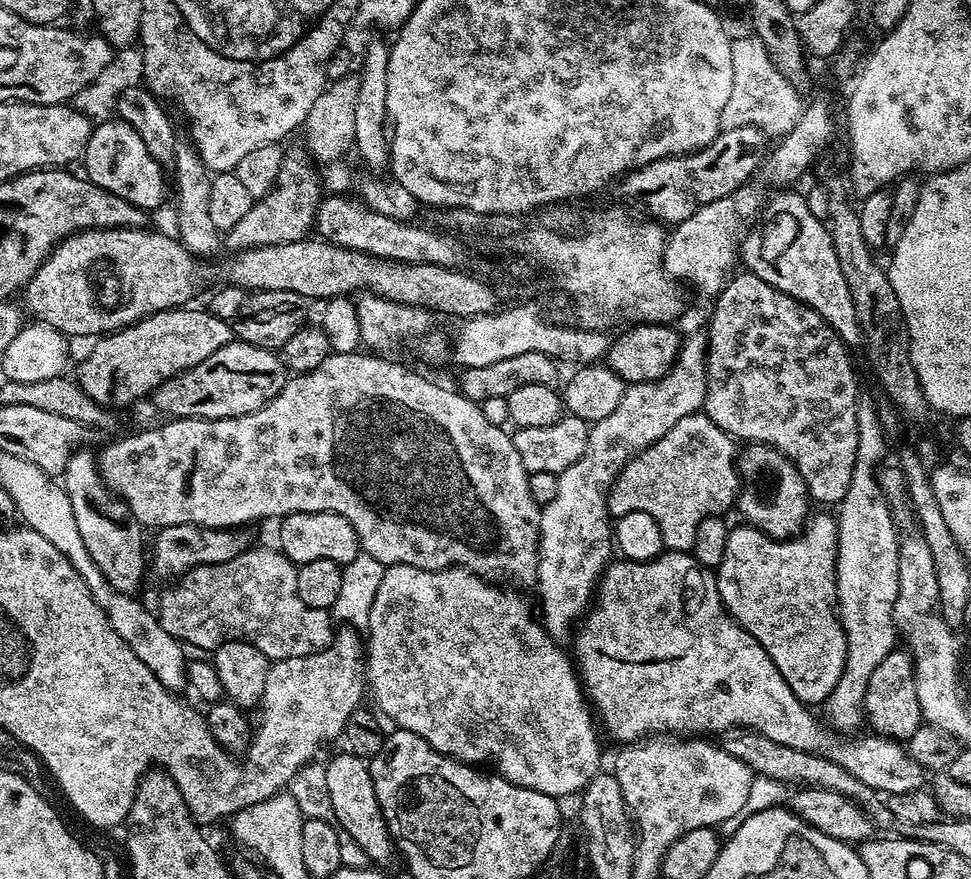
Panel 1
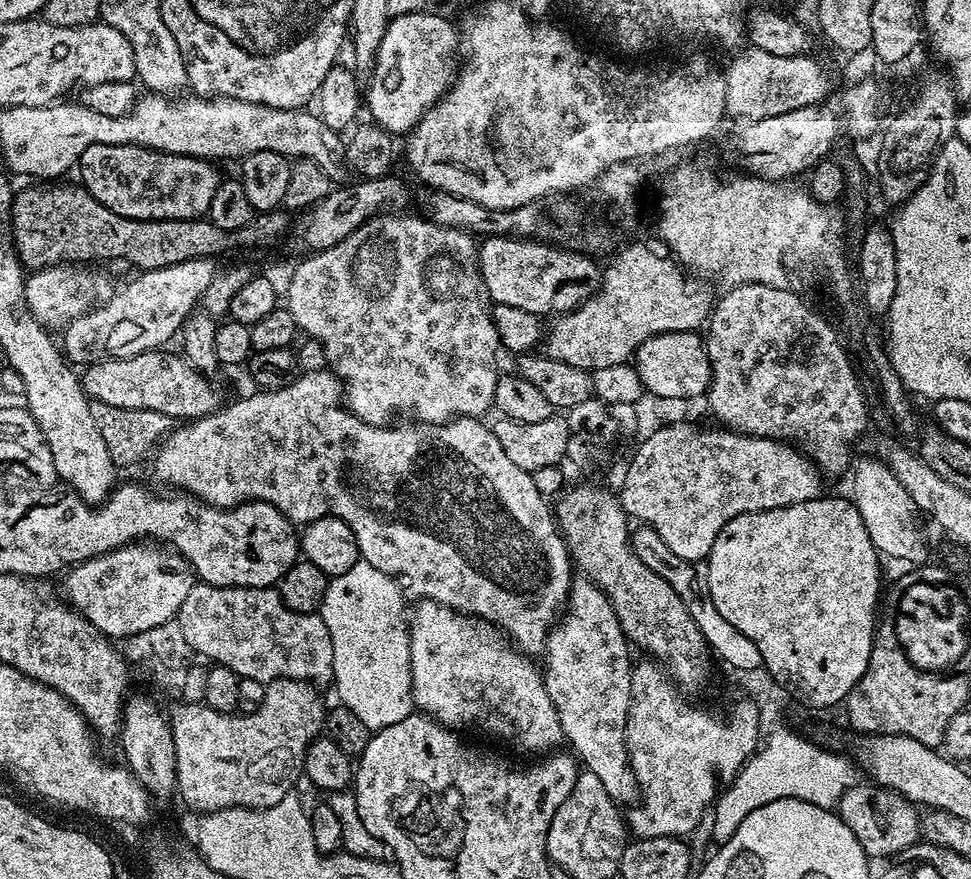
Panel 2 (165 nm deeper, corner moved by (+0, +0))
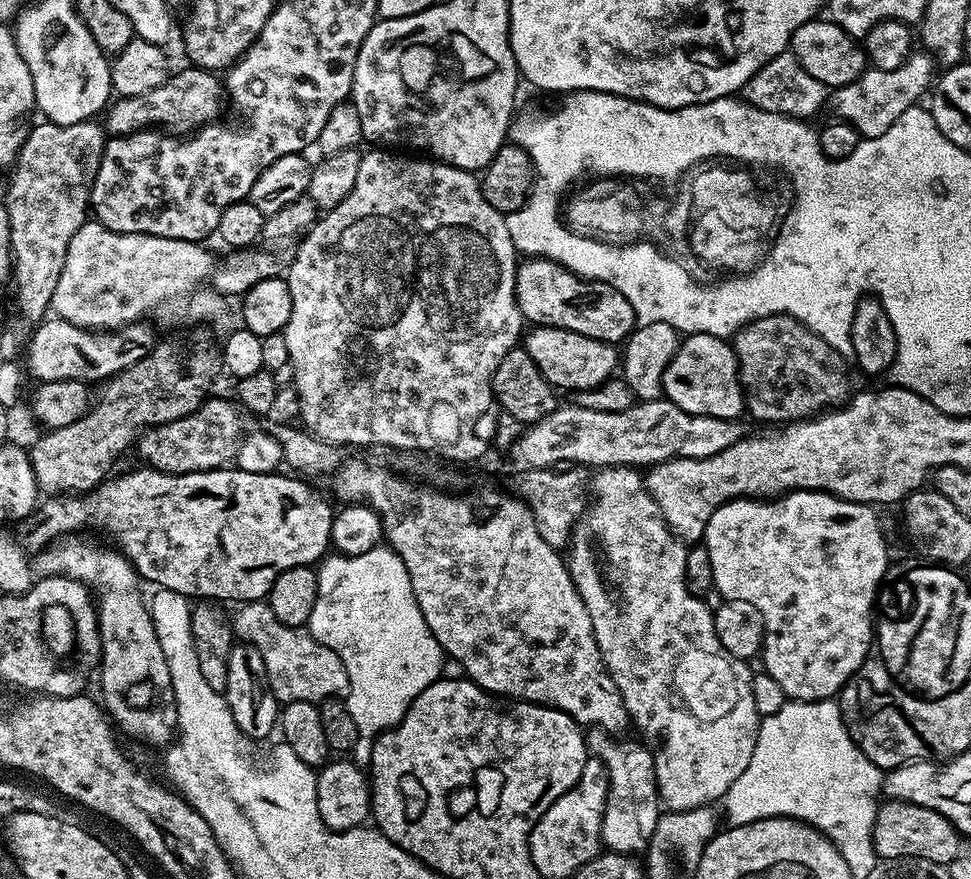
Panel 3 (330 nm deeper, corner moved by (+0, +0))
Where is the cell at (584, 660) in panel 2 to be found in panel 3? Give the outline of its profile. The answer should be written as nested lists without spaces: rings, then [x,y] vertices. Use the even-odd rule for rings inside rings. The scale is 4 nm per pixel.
[[[592,730],[586,736],[591,755],[600,760],[608,771],[608,797],[604,820],[600,823],[603,847],[627,856],[647,853],[658,818],[662,815],[660,791],[656,788],[656,761],[648,748],[632,740],[613,738],[607,732]]]

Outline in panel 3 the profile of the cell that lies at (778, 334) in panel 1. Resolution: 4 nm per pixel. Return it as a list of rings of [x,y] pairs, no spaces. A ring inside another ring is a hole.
[[[773,314],[744,325],[734,337],[736,365],[740,367],[740,383],[744,385],[746,412],[756,420],[795,422],[811,418],[825,410],[835,409],[849,399],[848,372],[844,369],[844,356],[832,348],[818,334],[811,332],[793,316]]]

